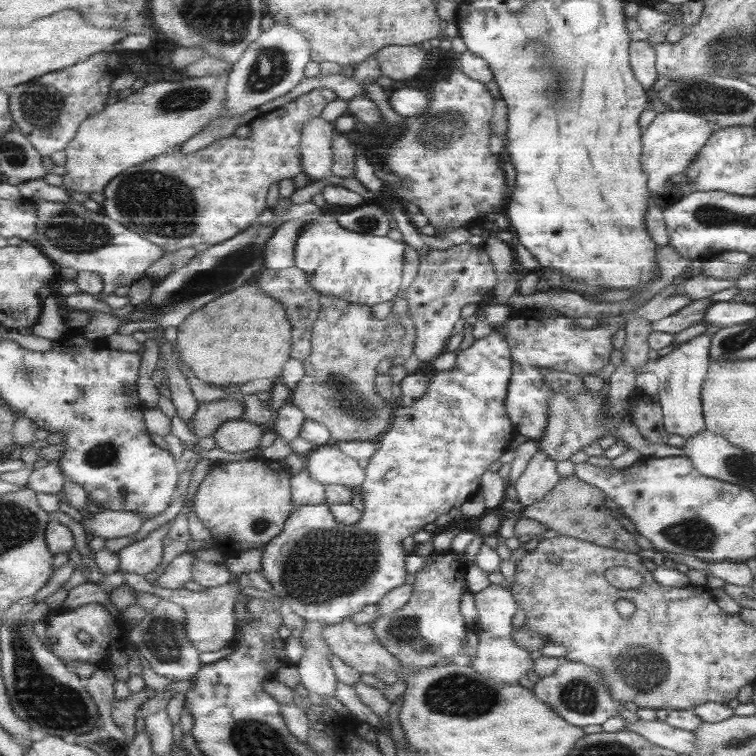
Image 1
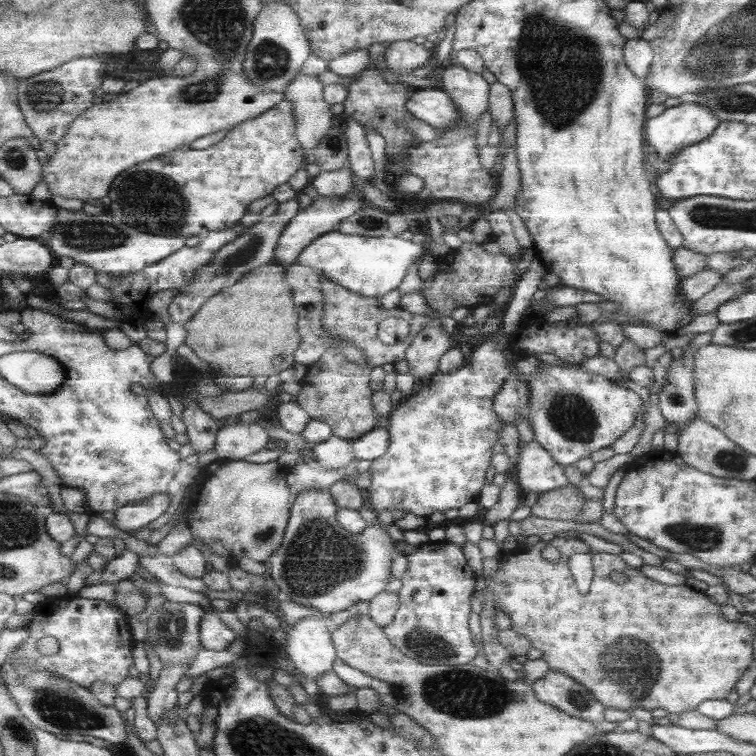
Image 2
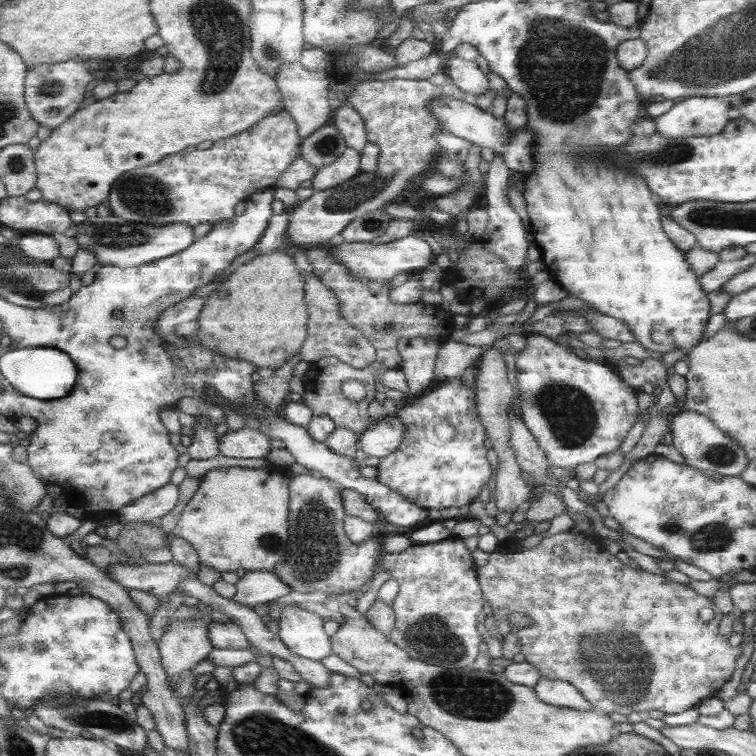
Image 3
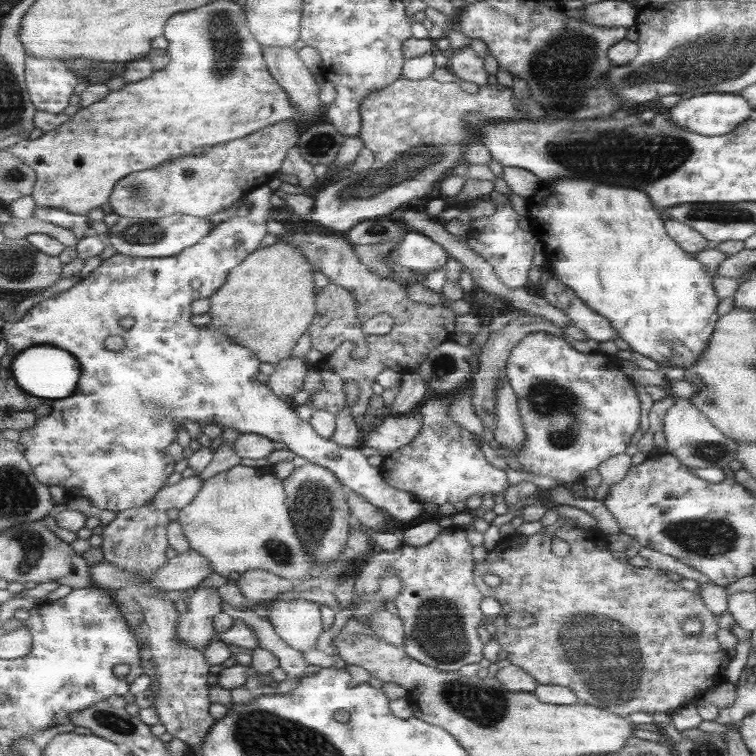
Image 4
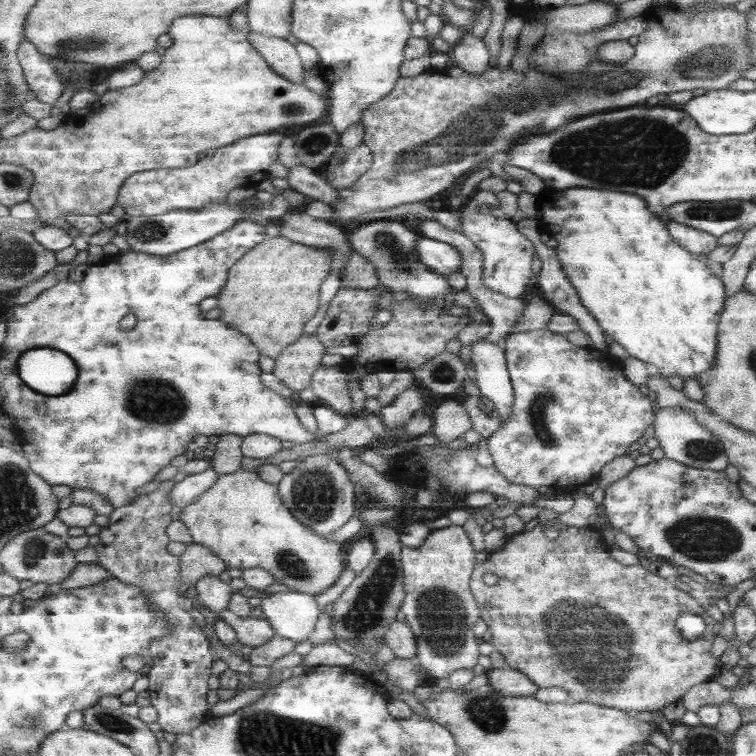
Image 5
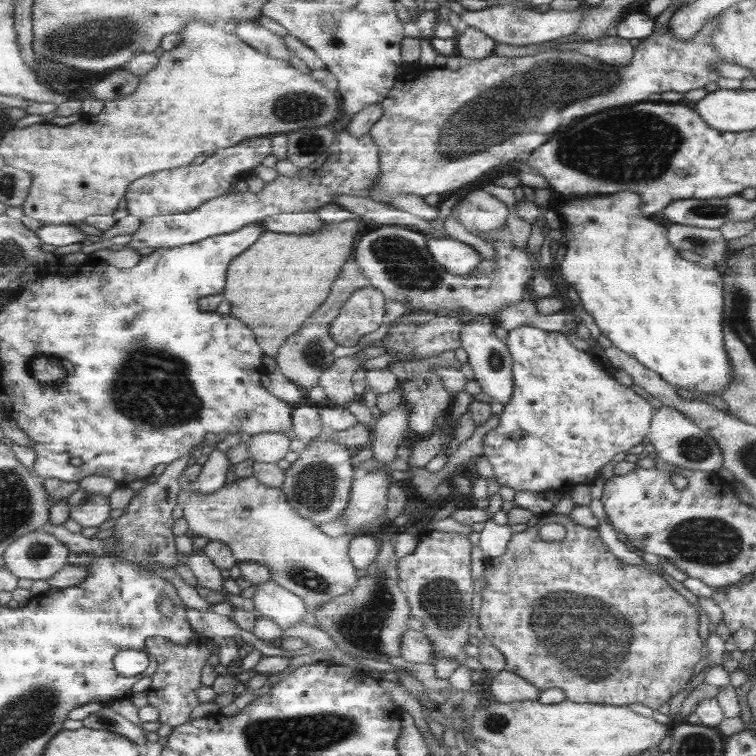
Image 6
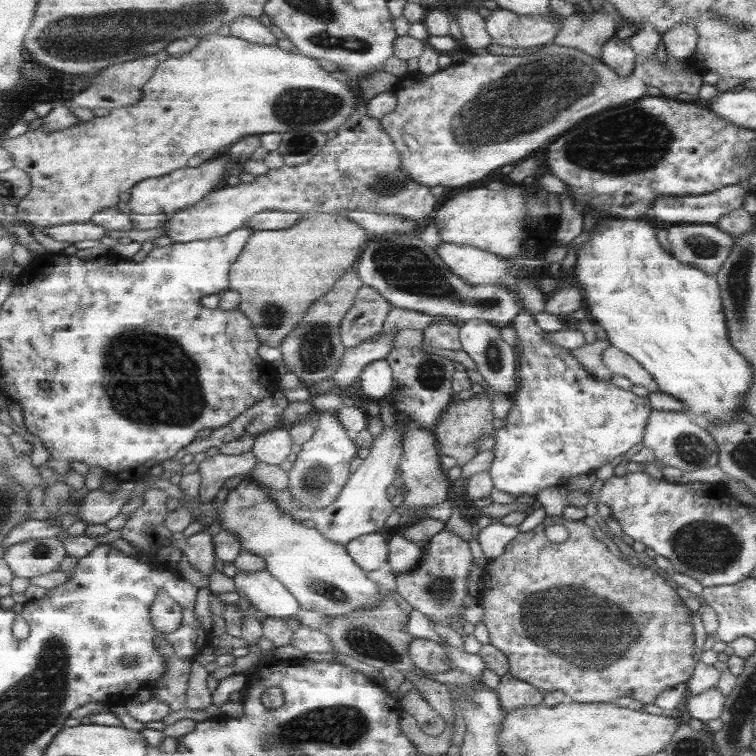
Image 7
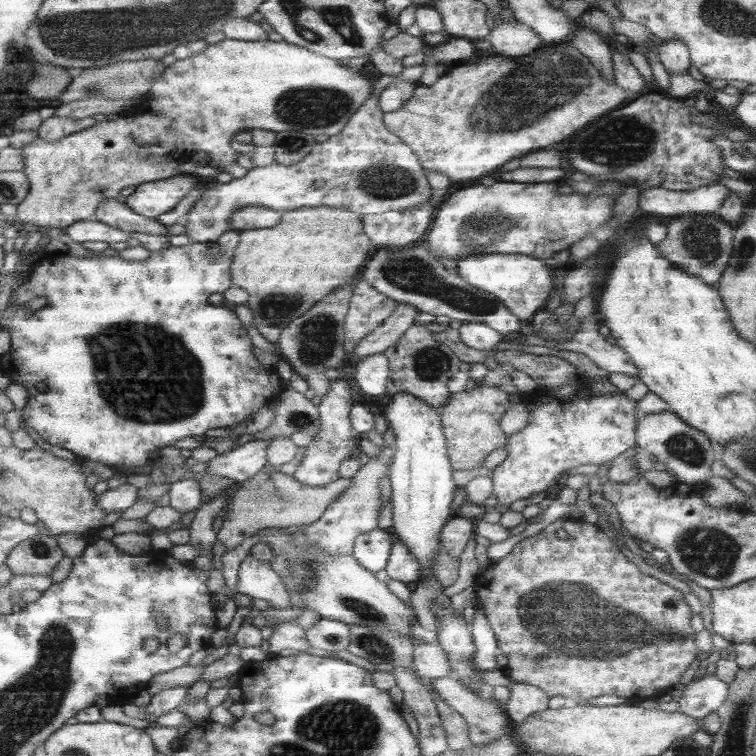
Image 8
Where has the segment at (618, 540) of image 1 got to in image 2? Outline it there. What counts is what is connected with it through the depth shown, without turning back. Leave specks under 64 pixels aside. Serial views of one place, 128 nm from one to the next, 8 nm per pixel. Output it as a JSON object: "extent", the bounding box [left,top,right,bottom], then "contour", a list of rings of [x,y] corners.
{"extent":[530,484,585,521],"contour":[[[567,484],[551,491],[543,492],[530,507],[530,515],[549,520],[573,521],[585,504],[579,486]]]}

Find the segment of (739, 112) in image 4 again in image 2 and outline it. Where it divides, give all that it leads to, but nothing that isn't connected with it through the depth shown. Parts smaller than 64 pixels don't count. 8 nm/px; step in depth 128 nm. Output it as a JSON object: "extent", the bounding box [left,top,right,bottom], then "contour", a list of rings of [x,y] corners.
{"extent":[643,102,720,160],"contour":[[[685,102],[685,104],[677,104],[666,108],[661,114],[648,118],[643,125],[643,138],[653,148],[657,156],[657,160],[671,160],[675,156],[677,150],[691,146],[691,143],[696,143],[707,138],[715,127],[720,123],[720,120],[706,106],[694,102]]]}

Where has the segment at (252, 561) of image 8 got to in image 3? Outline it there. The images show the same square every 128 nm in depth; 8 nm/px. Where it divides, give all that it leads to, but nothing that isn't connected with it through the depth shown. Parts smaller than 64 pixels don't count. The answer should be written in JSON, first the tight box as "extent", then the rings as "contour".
{"extent":[278,605,331,660],"contour":[[[299,605],[285,606],[278,622],[278,636],[293,652],[310,658],[323,660],[331,653],[330,638],[323,630],[323,618]]]}

